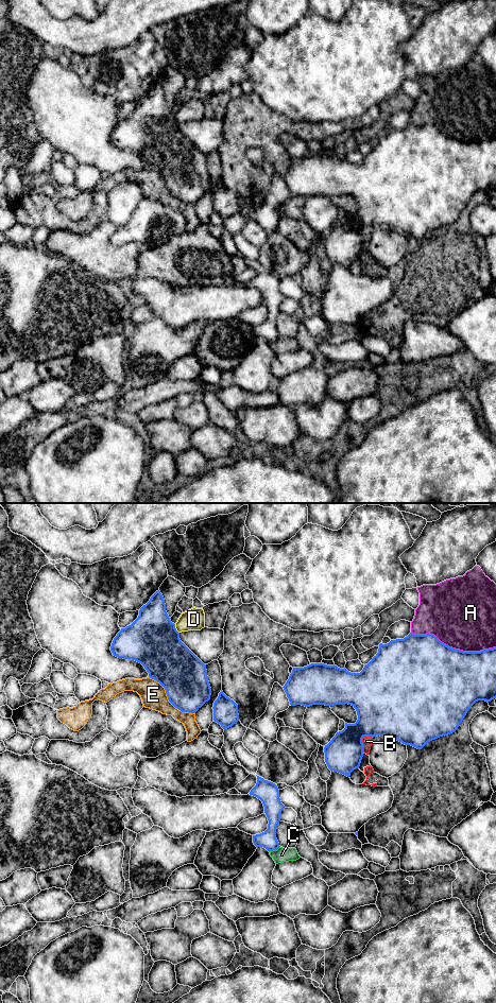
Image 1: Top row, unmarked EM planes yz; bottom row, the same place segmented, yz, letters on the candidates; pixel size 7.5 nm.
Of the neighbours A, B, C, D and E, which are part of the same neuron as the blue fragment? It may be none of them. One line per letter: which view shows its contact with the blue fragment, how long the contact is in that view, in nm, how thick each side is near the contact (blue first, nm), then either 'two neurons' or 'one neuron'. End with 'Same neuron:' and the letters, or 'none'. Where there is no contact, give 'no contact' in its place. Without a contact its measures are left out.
A: contact in yz; length 650 nm; calibres 500 and 480 nm; two neurons
B: contact in yz; length 140 nm; calibres 340 and 70 nm; two neurons
C: contact in yz; length 100 nm; calibres 130 and 110 nm; two neurons
D: contact in yz; length 80 nm; calibres 400 and 160 nm; two neurons
E: contact in yz; length 460 nm; calibres 360 and 190 nm; two neurons
Same neuron: none

